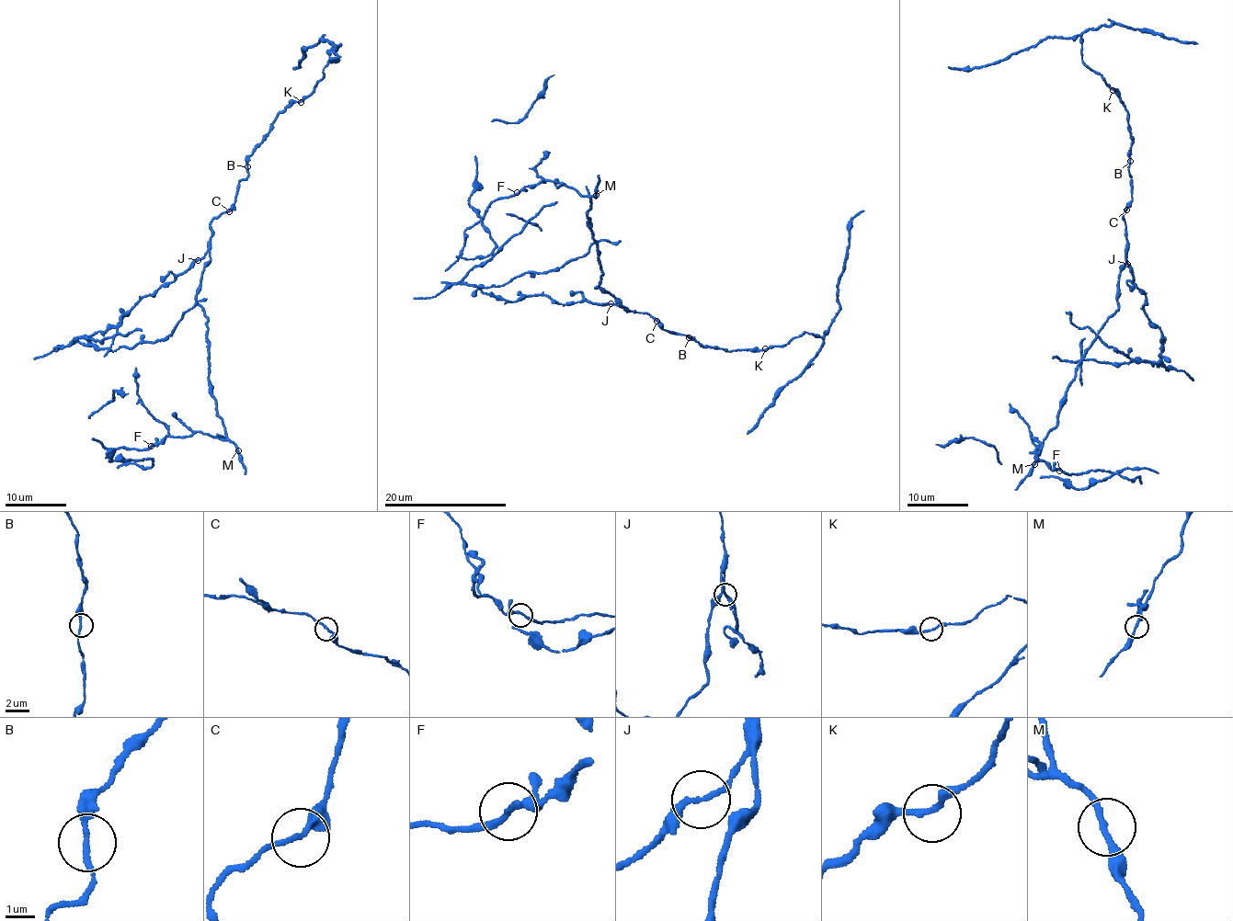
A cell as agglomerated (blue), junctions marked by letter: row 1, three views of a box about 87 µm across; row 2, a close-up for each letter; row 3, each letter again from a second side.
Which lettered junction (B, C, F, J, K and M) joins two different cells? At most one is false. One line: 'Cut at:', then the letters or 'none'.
Cut at: none

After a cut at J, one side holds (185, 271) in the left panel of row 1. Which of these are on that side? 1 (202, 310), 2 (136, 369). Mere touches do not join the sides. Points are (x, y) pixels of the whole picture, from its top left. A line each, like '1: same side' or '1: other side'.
1: other side
2: other side

